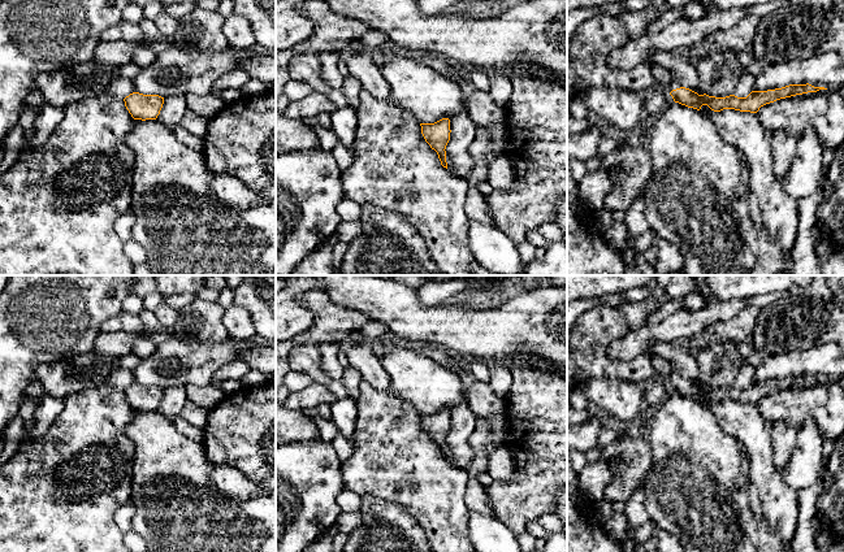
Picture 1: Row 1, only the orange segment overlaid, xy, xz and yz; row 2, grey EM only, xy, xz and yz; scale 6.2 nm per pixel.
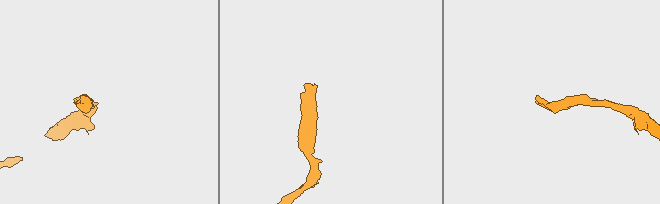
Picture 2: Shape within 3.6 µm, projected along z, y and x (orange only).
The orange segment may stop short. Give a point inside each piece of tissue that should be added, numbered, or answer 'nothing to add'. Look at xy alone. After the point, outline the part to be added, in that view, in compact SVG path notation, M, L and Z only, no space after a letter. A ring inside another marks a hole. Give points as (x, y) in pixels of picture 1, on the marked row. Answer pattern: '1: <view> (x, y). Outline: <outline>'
nothing to add

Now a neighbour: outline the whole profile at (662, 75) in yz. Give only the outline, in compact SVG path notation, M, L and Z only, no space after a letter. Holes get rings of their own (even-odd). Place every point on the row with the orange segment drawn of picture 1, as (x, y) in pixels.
M650 64L650 69L652 69L652 74L654 77L654 79L661 84L661 86L667 86L674 81L674 75L672 73L663 68L659 66L657 64Z

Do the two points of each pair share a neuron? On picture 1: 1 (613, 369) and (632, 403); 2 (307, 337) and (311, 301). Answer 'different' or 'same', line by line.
1: different
2: same

